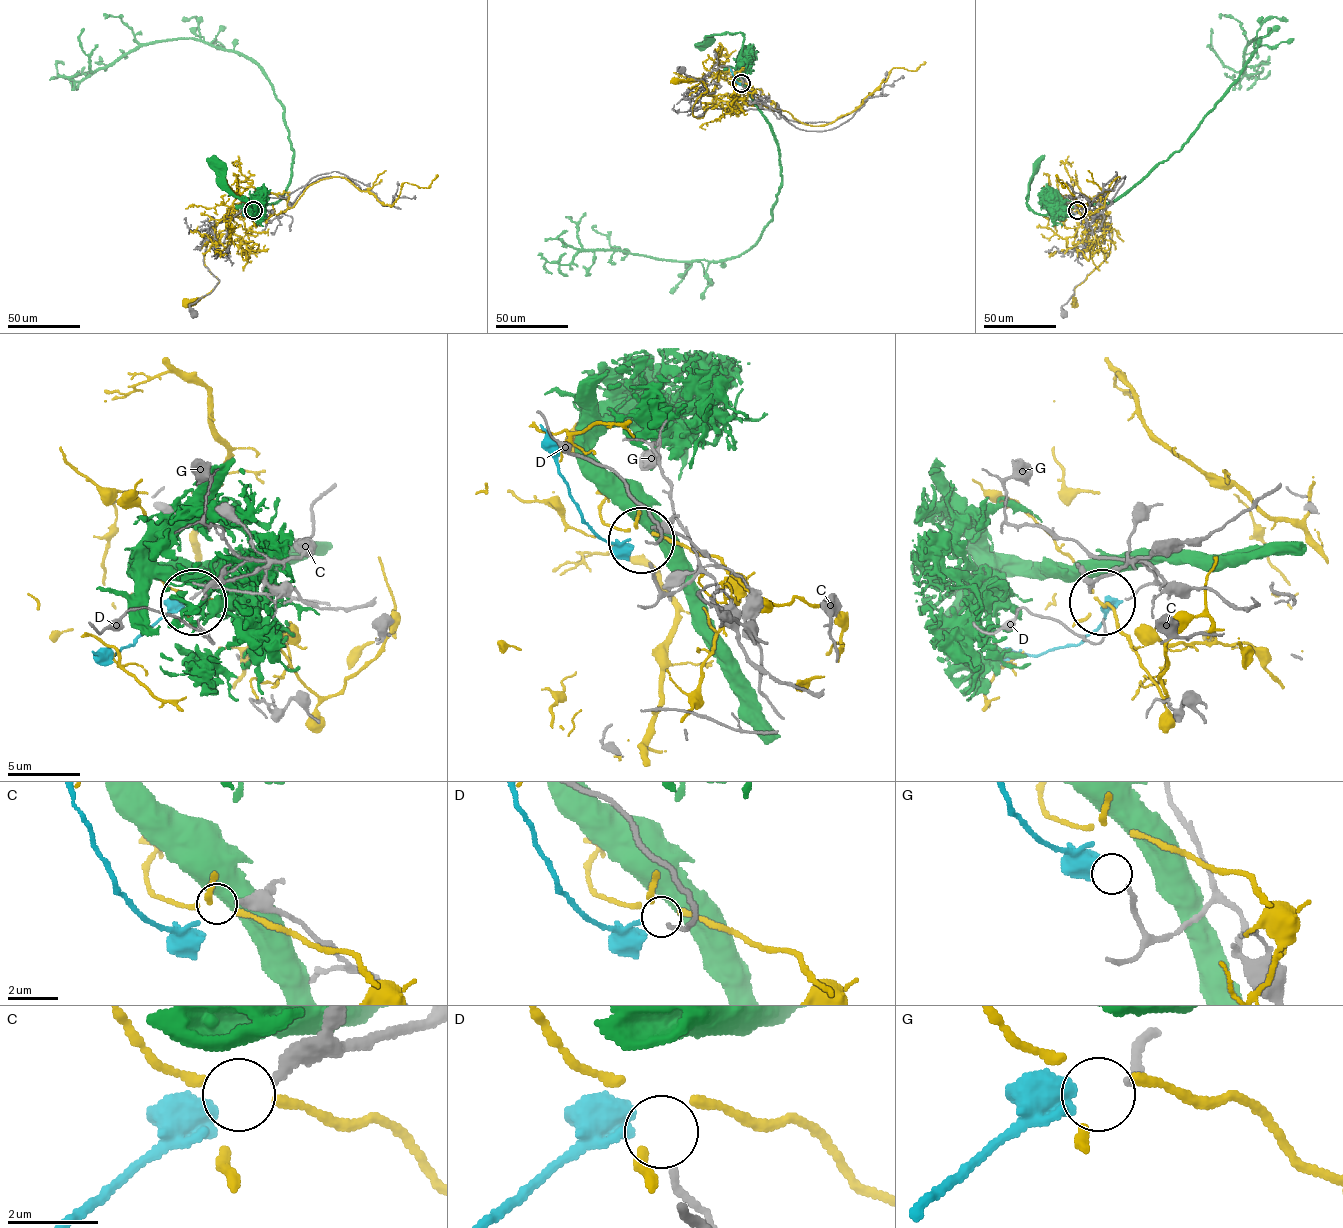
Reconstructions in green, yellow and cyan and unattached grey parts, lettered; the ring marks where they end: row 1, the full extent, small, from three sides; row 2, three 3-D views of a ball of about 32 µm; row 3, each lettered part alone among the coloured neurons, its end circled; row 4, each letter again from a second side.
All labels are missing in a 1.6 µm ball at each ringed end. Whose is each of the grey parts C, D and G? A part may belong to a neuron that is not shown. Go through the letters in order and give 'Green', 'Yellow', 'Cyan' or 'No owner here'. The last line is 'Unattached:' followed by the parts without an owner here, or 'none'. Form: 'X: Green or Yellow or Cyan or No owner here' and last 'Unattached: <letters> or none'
C: No owner here
D: No owner here
G: Cyan
Unattached: C, D

